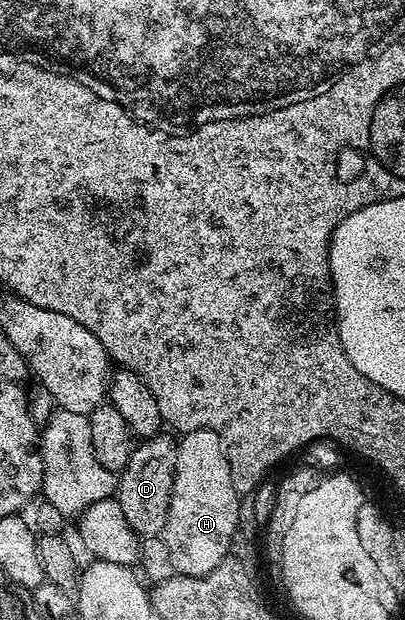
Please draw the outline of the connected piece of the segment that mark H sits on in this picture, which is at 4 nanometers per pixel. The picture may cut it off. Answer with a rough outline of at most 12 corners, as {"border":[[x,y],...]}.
{"border":[[206,428],[176,441],[163,538],[180,575],[230,555],[229,455]]}

